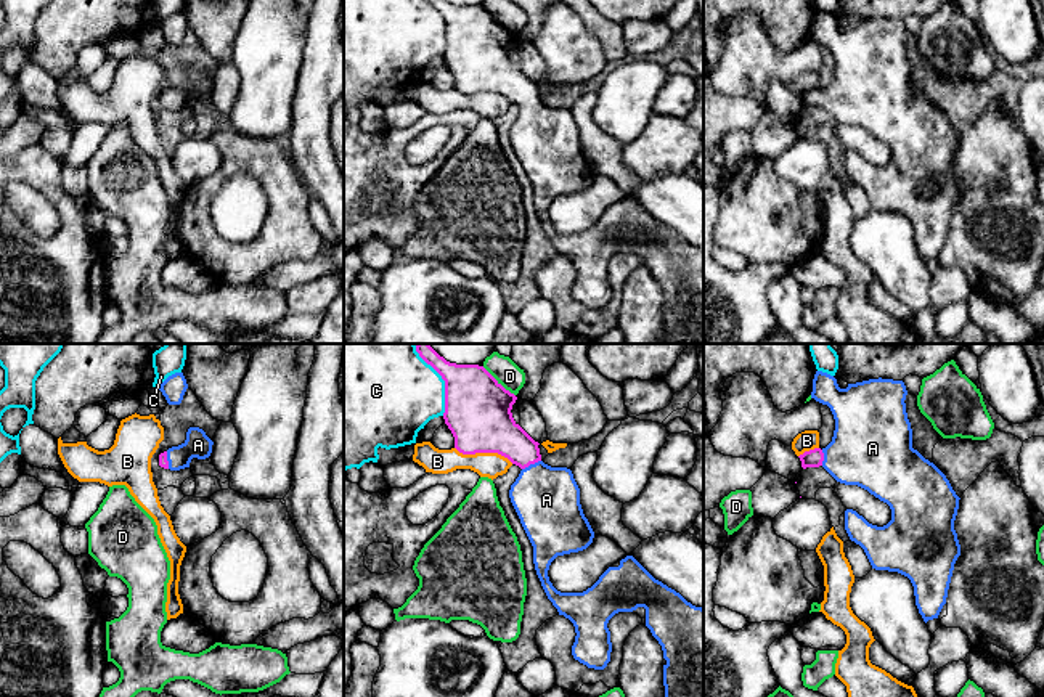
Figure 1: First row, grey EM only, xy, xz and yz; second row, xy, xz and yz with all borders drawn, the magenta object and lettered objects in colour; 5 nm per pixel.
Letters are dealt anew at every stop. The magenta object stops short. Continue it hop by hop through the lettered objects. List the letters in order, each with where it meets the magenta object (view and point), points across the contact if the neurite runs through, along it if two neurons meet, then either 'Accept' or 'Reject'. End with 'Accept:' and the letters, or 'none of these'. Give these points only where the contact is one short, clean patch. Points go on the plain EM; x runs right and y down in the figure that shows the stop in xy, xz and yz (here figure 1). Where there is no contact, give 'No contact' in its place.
A: Touches magenta at xz (530, 103). Path across: xz (493, 69), (530, 103), (540, 134), (546, 140). Accept
B: Touches magenta at xz (484, 92). Reject
C: Touches magenta at xz (445, 28). Reject
D: Touches magenta at xz (497, 21). Reject
Accept: A

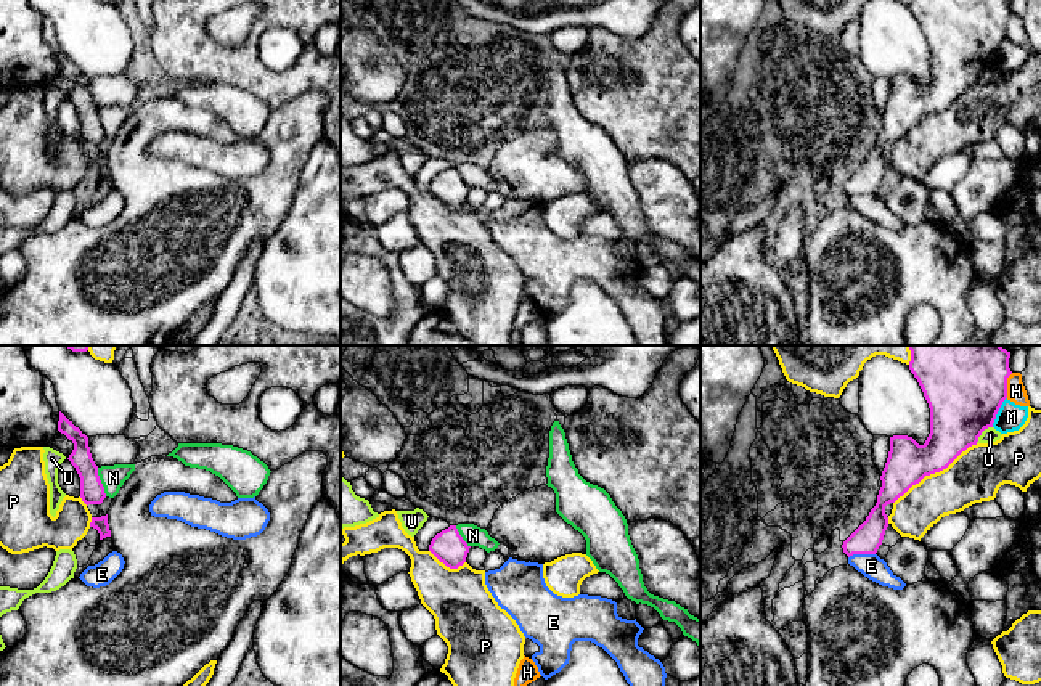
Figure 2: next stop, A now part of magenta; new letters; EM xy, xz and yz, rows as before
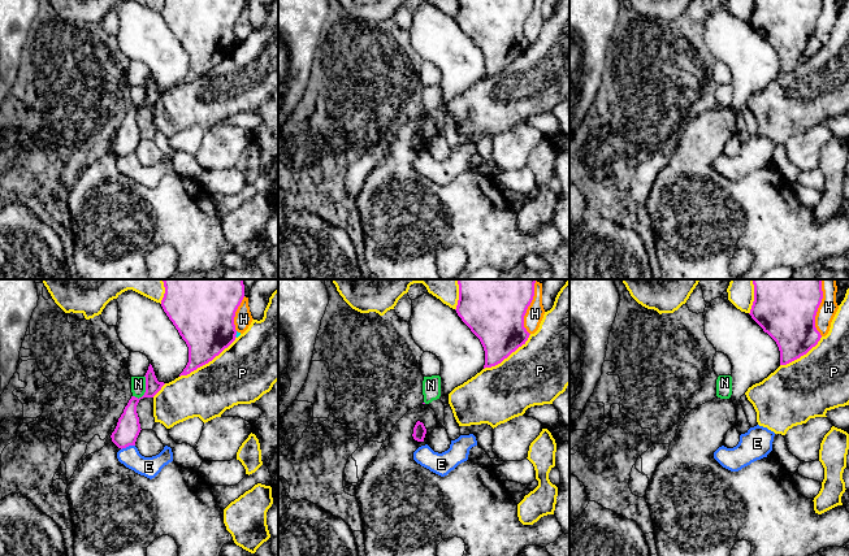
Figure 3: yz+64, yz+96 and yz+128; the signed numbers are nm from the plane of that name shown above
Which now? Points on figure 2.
E: Touches magenta at yz (861, 193). Reject
H: Touches magenta at yz (1006, 26). Reject
M: Touches magenta at yz (998, 50). Boundary: yz (1006, 37), (992, 66). Reject
N: Touches magenta at xy (100, 122). Reject
P: Touches magenta at yz (935, 111). Reject
U: Touches magenta at yz (982, 71). Reject
Accept: none of these

